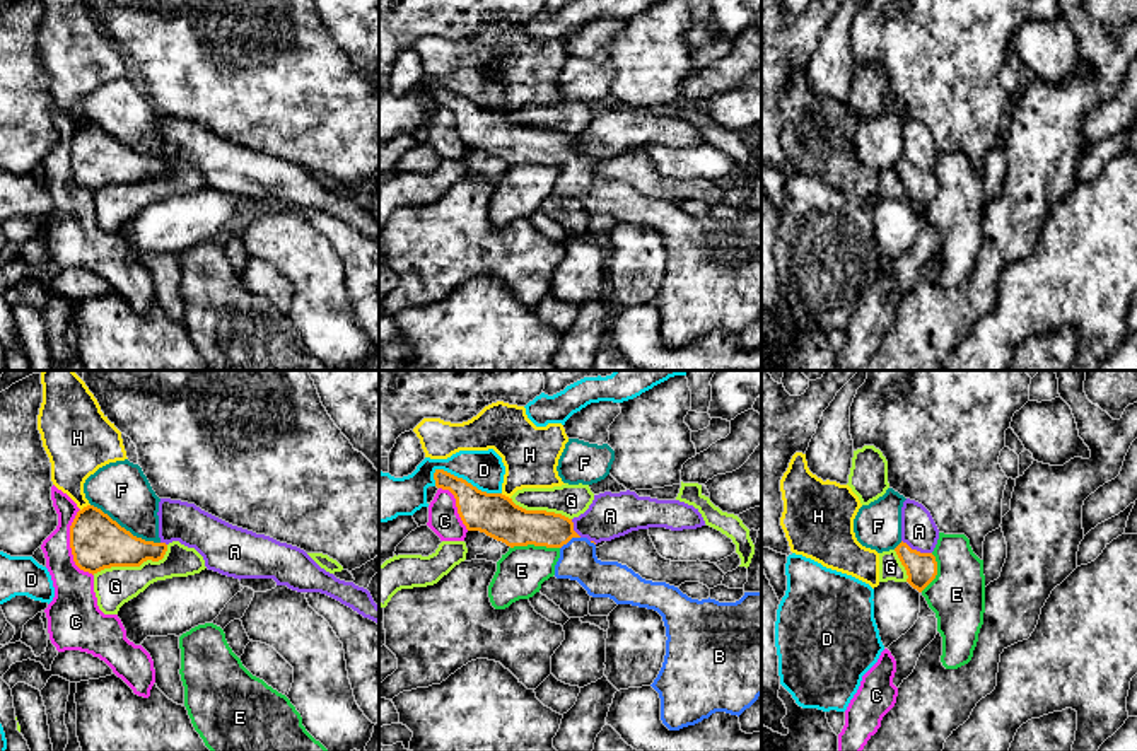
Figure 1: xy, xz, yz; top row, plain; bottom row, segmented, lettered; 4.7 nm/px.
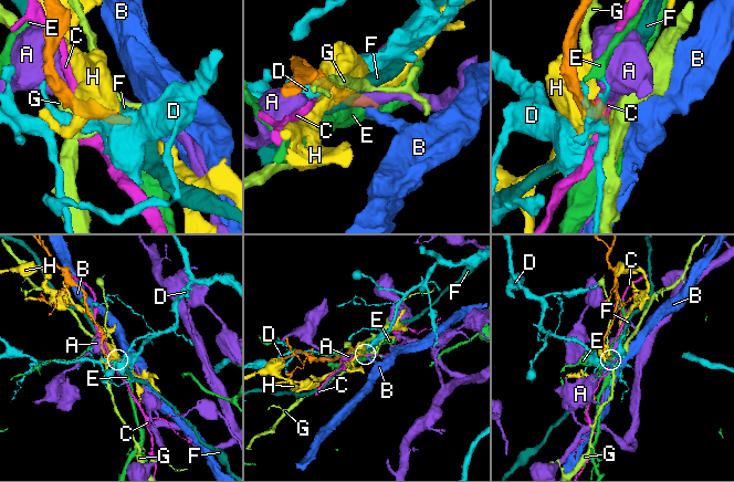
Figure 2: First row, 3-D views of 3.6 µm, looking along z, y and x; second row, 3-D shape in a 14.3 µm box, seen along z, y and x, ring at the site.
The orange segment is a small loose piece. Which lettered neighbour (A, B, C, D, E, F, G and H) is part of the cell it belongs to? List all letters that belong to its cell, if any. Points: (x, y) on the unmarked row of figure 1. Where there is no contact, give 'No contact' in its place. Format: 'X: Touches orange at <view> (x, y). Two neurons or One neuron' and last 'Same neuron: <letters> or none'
A: Touches orange at yz (915, 168). Two neurons
B: Touches orange at xz (569, 157). One neuron
C: Touches orange at xy (70, 163). Two neurons
D: Touches orange at xz (465, 98). Two neurons
E: Touches orange at xz (535, 163). Two neurons
F: Touches orange at xy (123, 145). Two neurons
G: Touches orange at xy (134, 183). Two neurons
H: Touches orange at xy (84, 125). Two neurons
Same neuron: B

